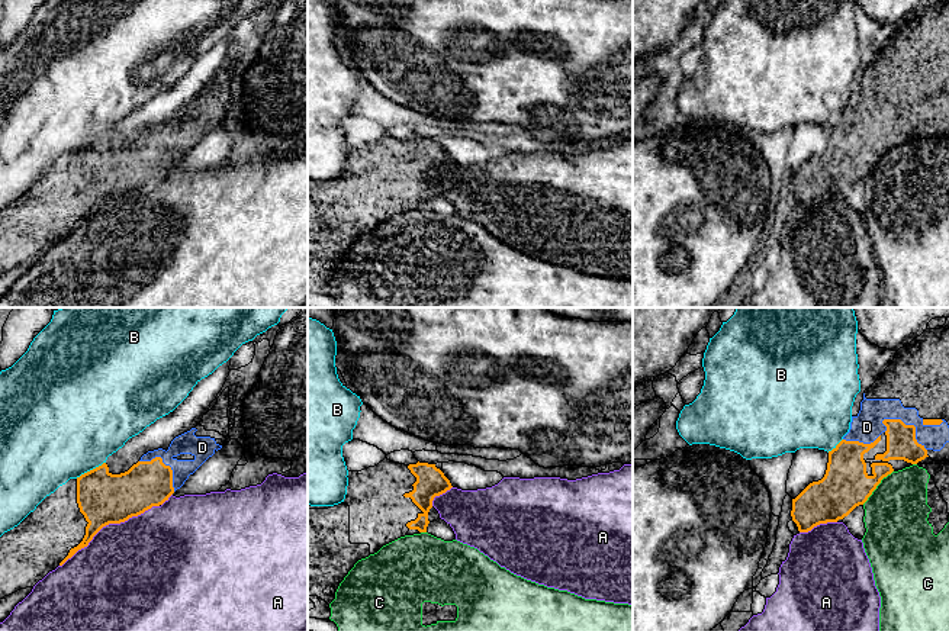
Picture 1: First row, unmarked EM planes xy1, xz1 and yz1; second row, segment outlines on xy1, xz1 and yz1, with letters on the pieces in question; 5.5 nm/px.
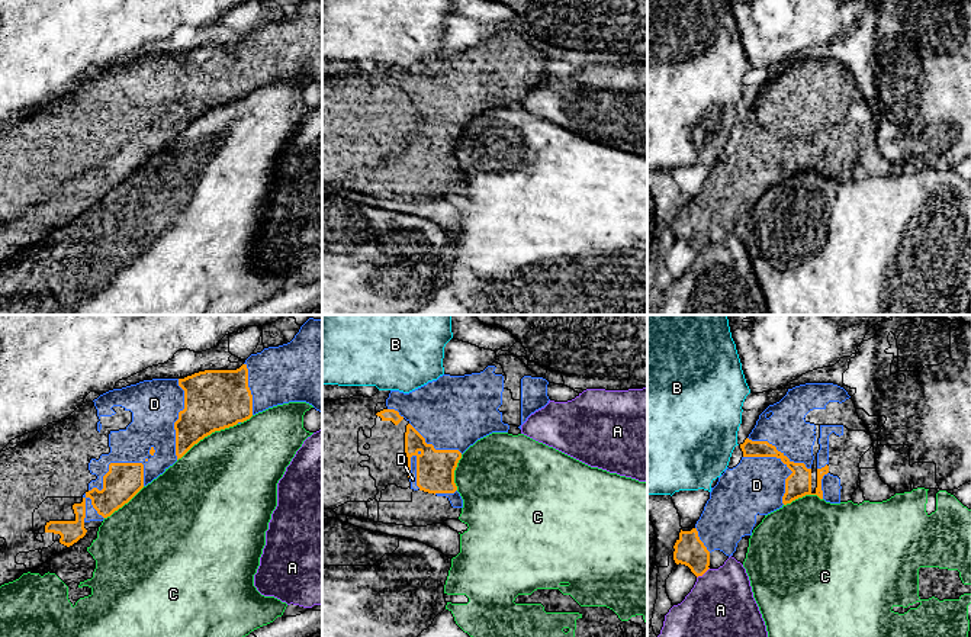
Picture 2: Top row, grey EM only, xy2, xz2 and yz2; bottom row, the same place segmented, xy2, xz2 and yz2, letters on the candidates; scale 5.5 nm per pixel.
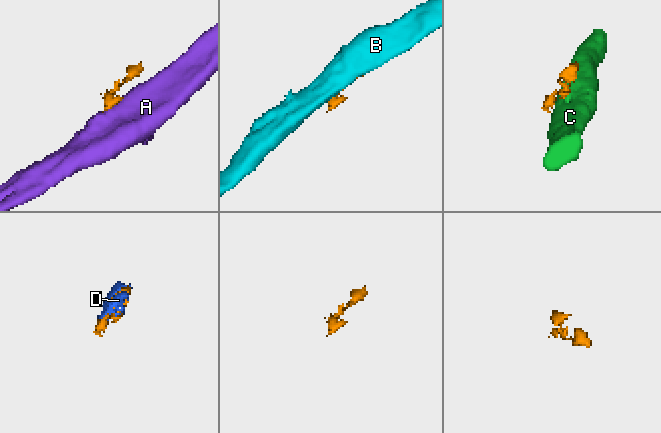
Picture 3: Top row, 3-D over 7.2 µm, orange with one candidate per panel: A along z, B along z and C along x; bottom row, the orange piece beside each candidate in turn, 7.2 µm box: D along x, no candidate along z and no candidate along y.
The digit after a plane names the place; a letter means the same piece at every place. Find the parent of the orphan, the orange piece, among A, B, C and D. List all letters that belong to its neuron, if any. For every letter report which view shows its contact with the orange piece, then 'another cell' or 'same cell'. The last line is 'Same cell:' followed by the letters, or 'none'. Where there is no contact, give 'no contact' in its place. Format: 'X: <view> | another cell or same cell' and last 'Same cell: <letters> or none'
A: xy1 | another cell
B: xy1 | another cell
C: xy2 | another cell
D: xy2 | same cell
Same cell: D

